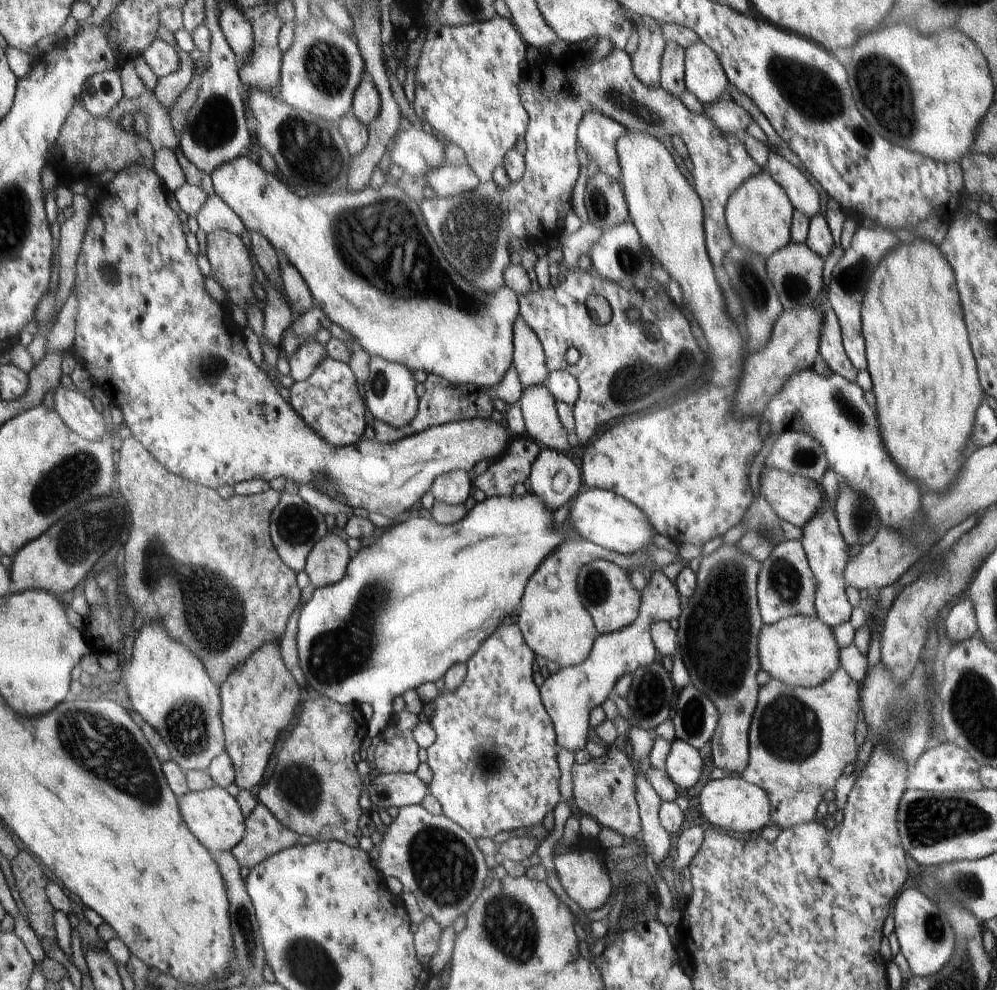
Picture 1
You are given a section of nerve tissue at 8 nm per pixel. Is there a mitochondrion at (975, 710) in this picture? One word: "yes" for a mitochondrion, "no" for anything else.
yes

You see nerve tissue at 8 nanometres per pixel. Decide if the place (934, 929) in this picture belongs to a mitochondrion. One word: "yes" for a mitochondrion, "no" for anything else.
yes

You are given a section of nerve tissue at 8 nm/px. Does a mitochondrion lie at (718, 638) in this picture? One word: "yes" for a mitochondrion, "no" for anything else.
yes

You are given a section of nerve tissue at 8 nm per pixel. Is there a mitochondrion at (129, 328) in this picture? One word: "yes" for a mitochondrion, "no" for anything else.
no

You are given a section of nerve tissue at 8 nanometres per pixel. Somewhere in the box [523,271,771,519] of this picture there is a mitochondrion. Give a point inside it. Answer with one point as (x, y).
(627, 386)

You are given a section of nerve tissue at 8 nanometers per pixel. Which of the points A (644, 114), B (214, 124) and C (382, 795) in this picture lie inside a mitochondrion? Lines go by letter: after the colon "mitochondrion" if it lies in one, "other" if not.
A: mitochondrion
B: mitochondrion
C: other

